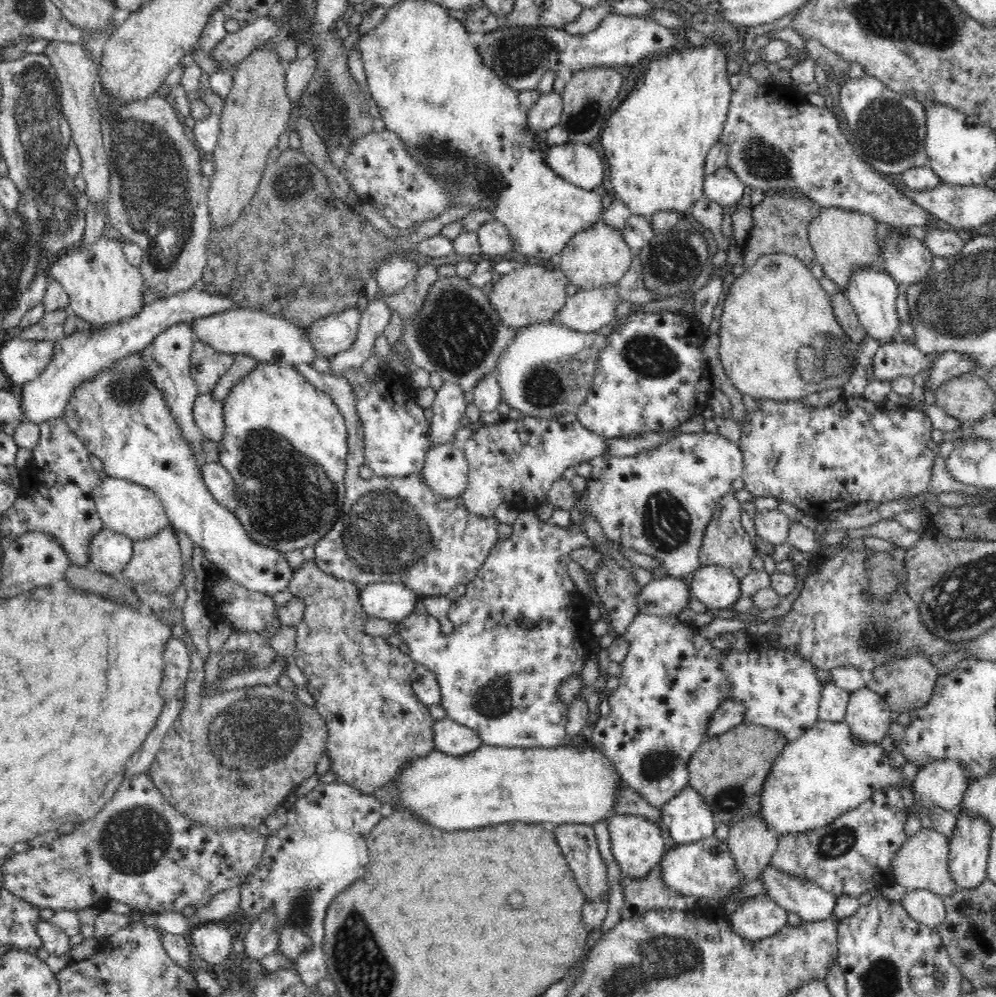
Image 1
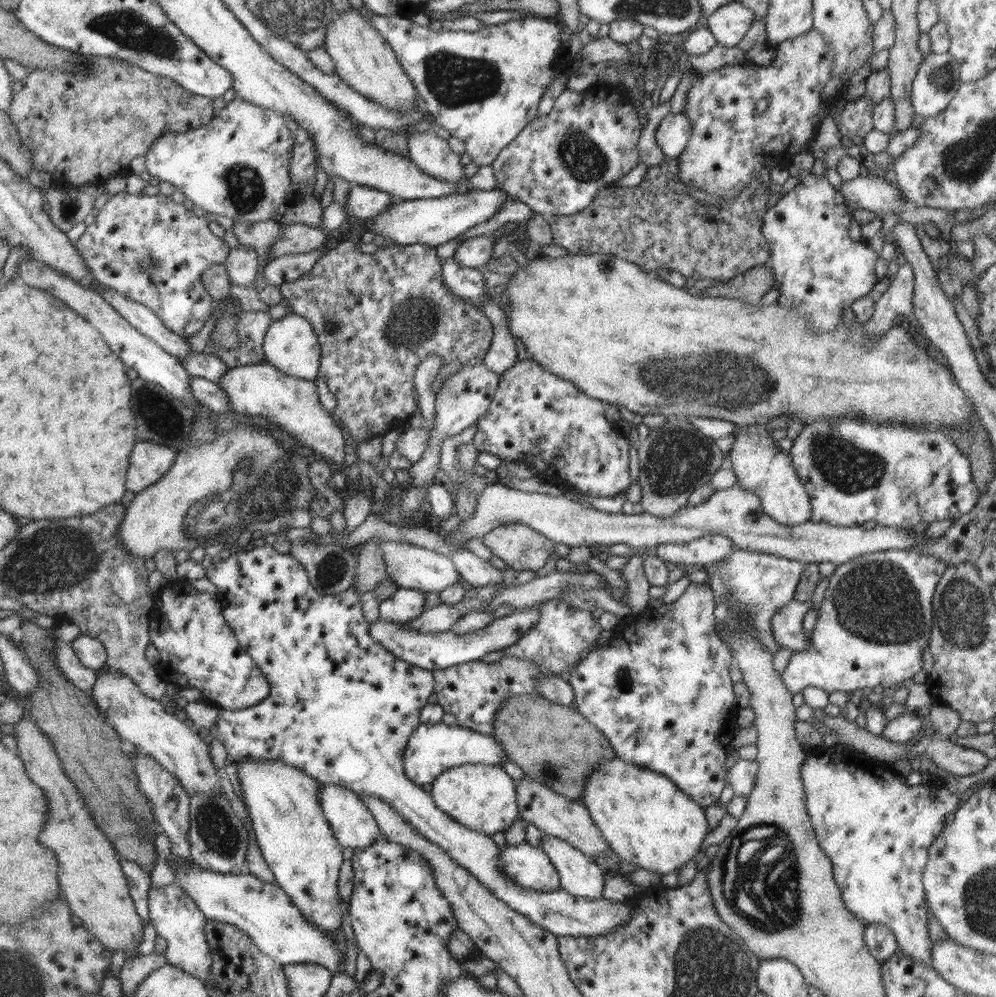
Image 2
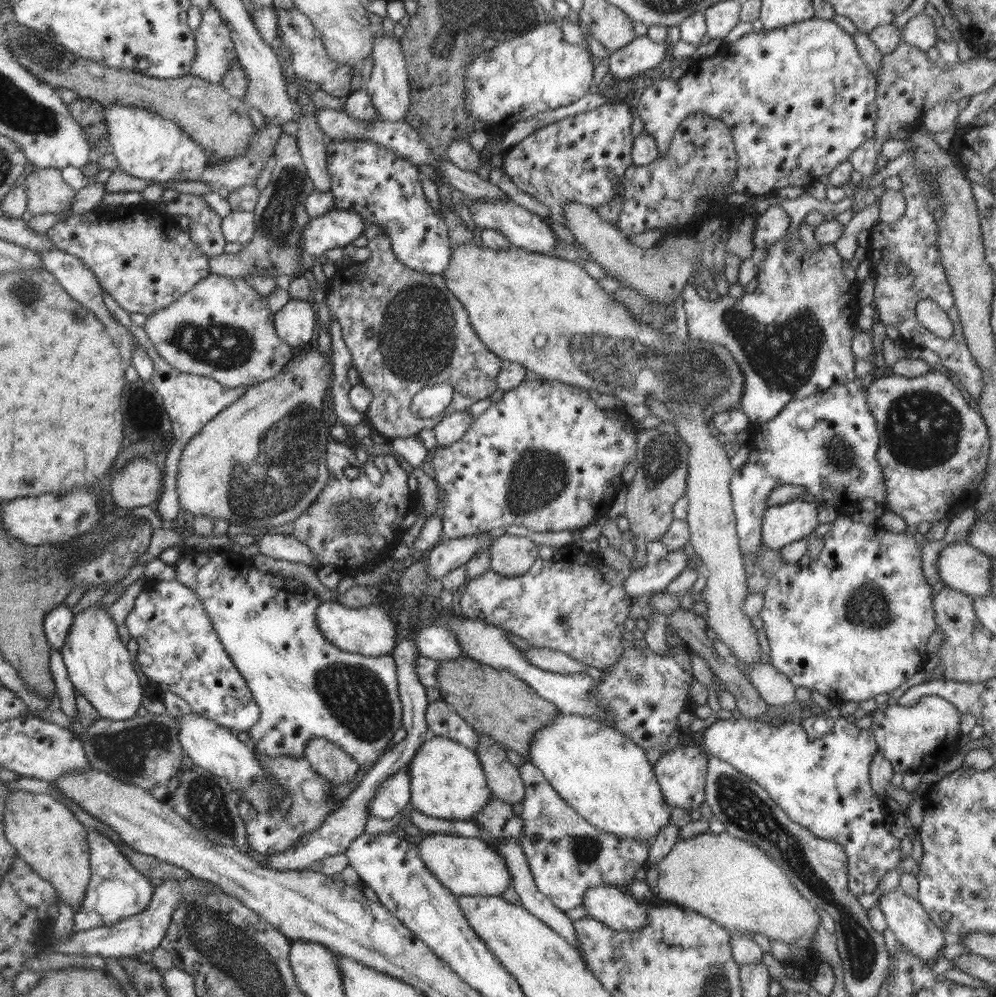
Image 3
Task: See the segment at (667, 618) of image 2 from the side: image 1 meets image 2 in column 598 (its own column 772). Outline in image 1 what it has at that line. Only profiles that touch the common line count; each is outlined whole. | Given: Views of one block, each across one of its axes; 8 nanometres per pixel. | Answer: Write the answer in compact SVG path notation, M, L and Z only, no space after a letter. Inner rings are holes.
M749 643L745 651L723 650L719 665L729 678L731 699L745 704L744 724L777 730L790 743L806 734L820 720L822 683L818 681L816 667L798 652L773 646L764 650Z

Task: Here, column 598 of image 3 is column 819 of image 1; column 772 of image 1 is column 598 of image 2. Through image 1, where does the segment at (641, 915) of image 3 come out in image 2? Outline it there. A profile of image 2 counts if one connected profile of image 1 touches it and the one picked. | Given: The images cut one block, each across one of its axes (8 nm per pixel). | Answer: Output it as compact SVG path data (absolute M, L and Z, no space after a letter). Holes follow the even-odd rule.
M551 834L543 836L539 847L555 866L562 890L592 900L603 897L605 876L592 858Z

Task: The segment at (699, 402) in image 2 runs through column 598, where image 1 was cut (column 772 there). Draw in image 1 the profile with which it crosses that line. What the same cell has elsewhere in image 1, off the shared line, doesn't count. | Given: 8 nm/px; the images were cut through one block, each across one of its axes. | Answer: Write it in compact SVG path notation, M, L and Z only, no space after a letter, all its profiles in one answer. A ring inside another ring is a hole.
M772 253L760 257L749 269L744 271L739 277L729 280L728 287L730 288L728 295L723 303L723 312L720 319L720 328L718 336L720 340L719 358L725 370L725 374L733 385L739 390L742 395L748 394L753 399L771 398L778 401L790 401L801 399L808 394L814 392L822 392L831 388L843 387L854 372L858 365L857 350L859 343L854 342L839 325L836 320L831 300L824 293L824 290L819 284L820 280L816 280L812 276L812 271L799 258L793 257L786 253Z

